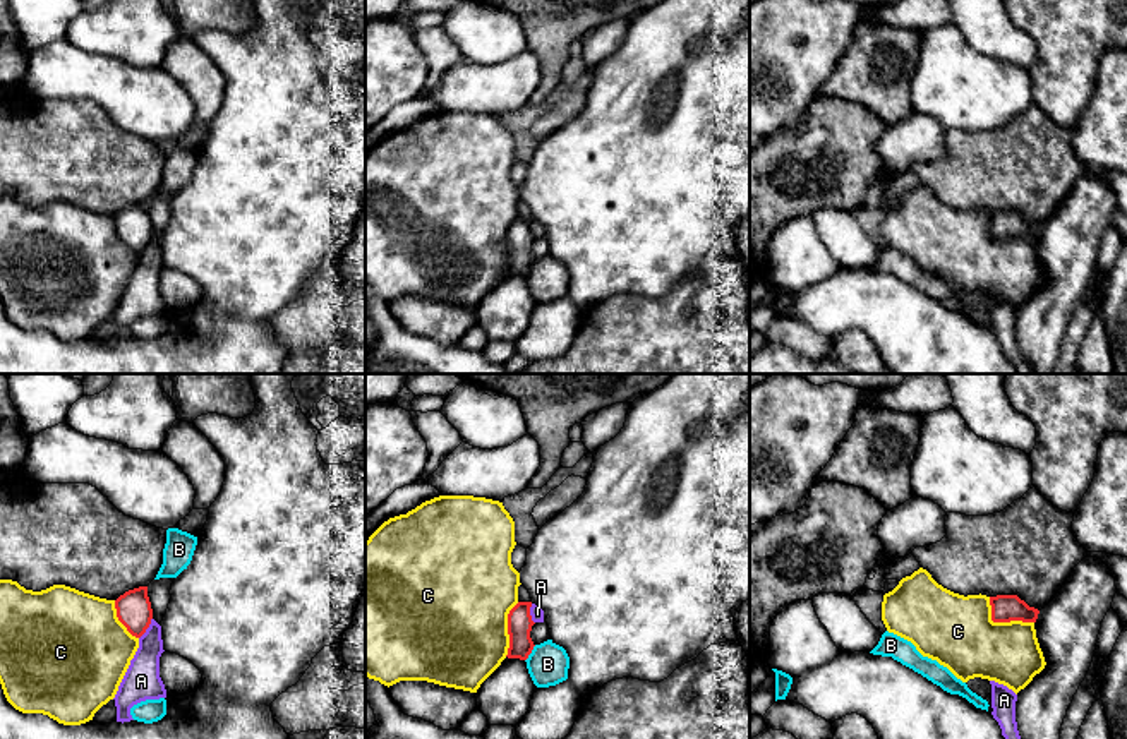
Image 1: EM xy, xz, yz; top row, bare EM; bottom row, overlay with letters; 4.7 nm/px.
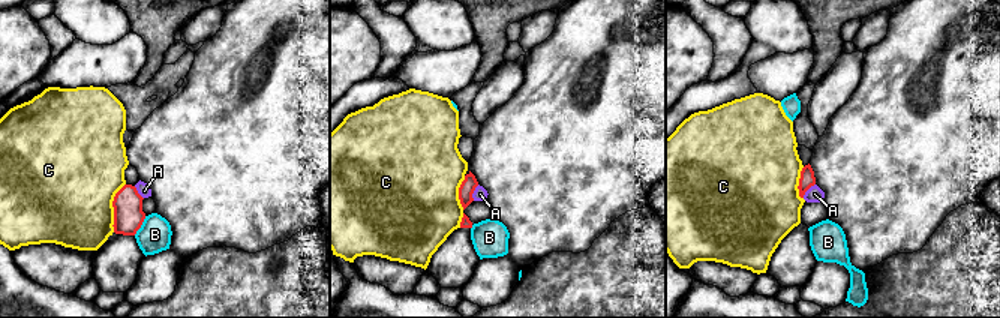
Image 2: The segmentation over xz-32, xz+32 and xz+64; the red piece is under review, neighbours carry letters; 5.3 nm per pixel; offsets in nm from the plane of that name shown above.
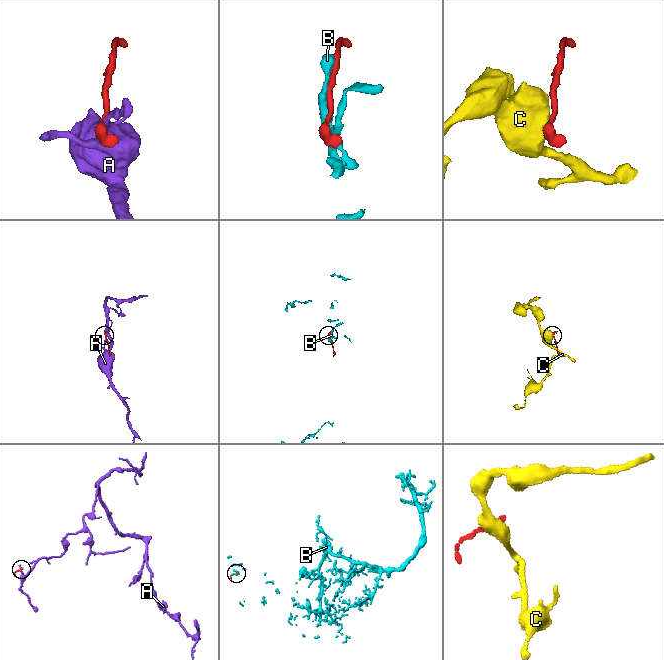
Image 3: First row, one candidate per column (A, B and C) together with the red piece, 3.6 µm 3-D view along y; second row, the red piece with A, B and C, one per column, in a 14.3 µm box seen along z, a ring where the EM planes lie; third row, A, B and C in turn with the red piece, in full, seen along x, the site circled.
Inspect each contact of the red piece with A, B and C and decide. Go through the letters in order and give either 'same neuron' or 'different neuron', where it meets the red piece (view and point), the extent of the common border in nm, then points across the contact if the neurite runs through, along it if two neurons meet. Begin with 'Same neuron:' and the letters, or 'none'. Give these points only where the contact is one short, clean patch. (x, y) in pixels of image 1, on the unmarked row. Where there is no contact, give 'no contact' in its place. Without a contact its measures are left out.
Same neuron: none
A: different neuron; contact xy (146, 244); length 120 nm; border xy (151, 234), (151, 239), (139, 254)
B: different neuron; contact xz (530, 268); length 90 nm
C: different neuron; contact yz (1002, 237); length 240 nm; border yz (988, 213), (994, 237), (1033, 239)

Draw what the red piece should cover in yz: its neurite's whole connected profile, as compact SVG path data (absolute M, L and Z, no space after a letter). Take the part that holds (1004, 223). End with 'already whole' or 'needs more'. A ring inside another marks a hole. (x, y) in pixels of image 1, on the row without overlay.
M1033 103L1000 129L988 132L947 129L947 151L937 159L916 163L913 171L943 204L964 213L986 211L990 214L993 238L1036 238L1040 226L1052 218L1074 183L1088 171L1088 166L1074 153L1072 137L1074 129L1055 123Z | needs more

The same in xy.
M0 98L0 195L41 207L65 201L113 216L118 237L141 254L151 240L148 202L163 180L166 146L120 129L89 99Z | needs more

